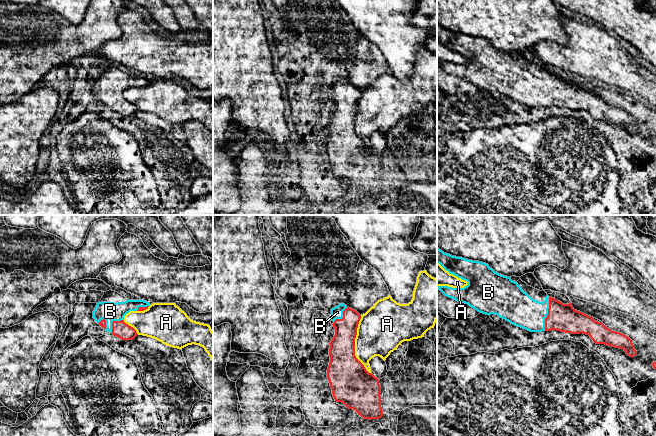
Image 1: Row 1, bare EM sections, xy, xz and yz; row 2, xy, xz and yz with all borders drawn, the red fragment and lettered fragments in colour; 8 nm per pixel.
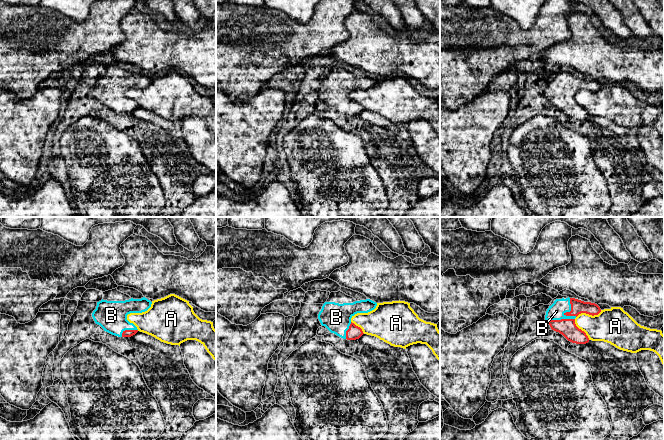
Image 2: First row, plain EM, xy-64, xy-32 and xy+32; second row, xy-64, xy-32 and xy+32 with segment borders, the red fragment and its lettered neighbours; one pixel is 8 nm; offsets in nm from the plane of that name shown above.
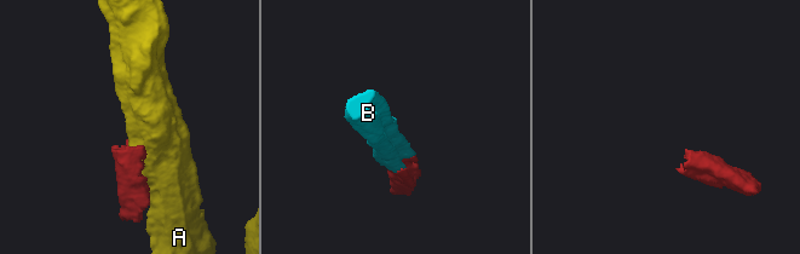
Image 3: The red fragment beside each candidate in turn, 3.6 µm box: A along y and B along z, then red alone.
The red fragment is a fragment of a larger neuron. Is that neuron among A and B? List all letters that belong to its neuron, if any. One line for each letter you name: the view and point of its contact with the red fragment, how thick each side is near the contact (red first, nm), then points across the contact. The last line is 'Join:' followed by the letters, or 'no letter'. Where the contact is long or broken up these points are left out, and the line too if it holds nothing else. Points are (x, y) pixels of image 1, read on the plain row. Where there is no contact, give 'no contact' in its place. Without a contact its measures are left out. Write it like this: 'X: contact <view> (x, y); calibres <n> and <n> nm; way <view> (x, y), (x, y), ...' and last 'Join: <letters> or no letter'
B: contact yz (548, 90); calibres 220 and 260 nm; way yz (562, 93), (548, 90), (528, 90), (518, 84)
Join: B

